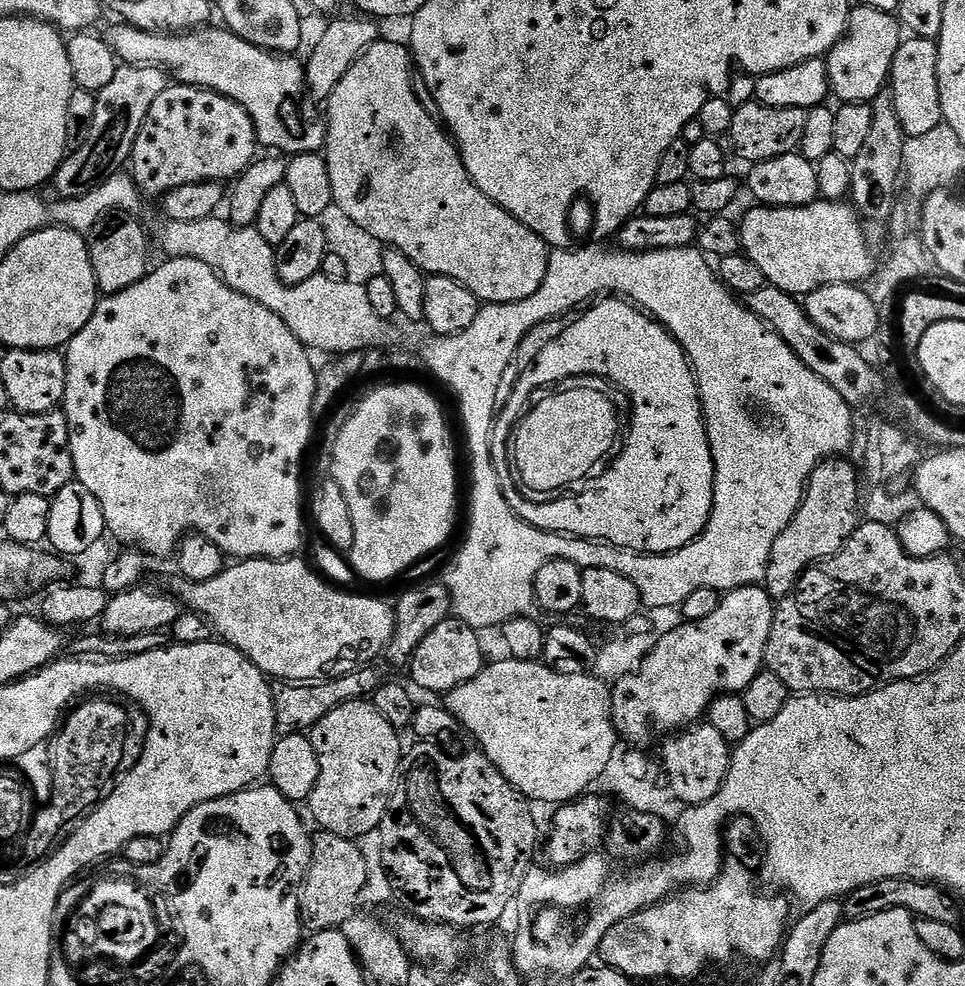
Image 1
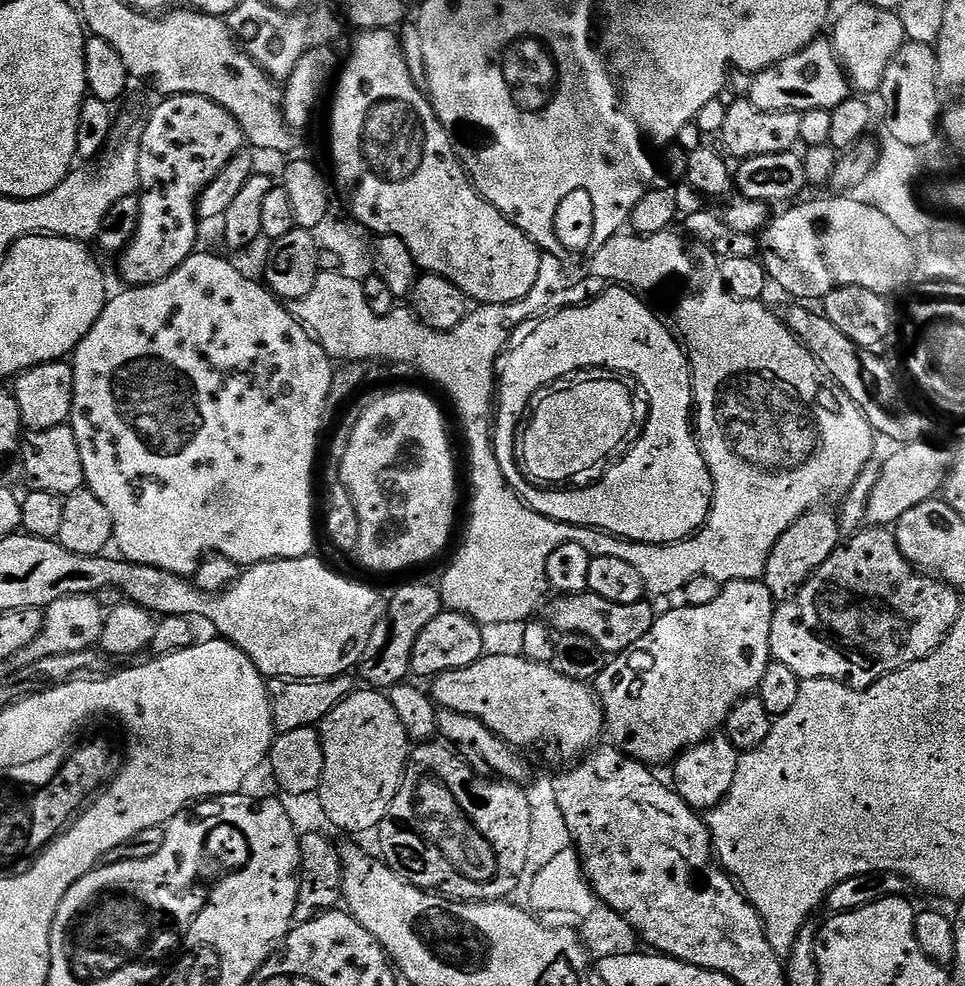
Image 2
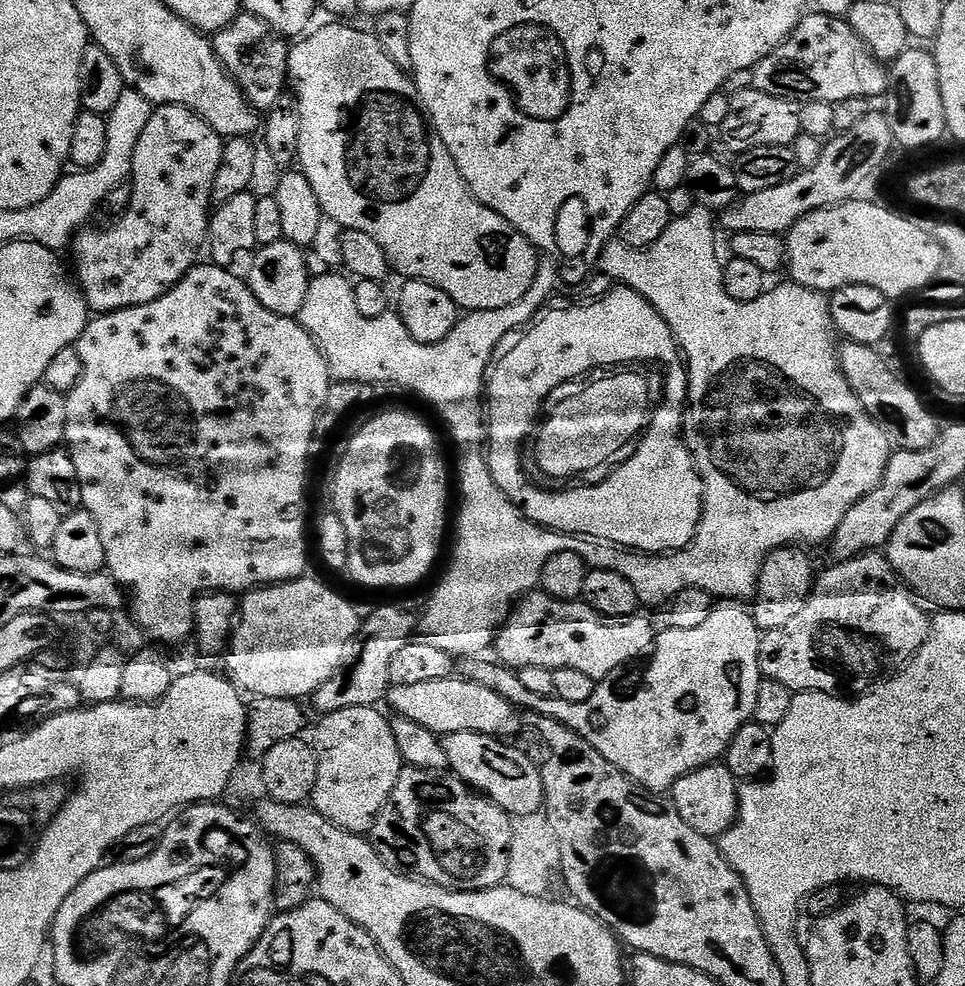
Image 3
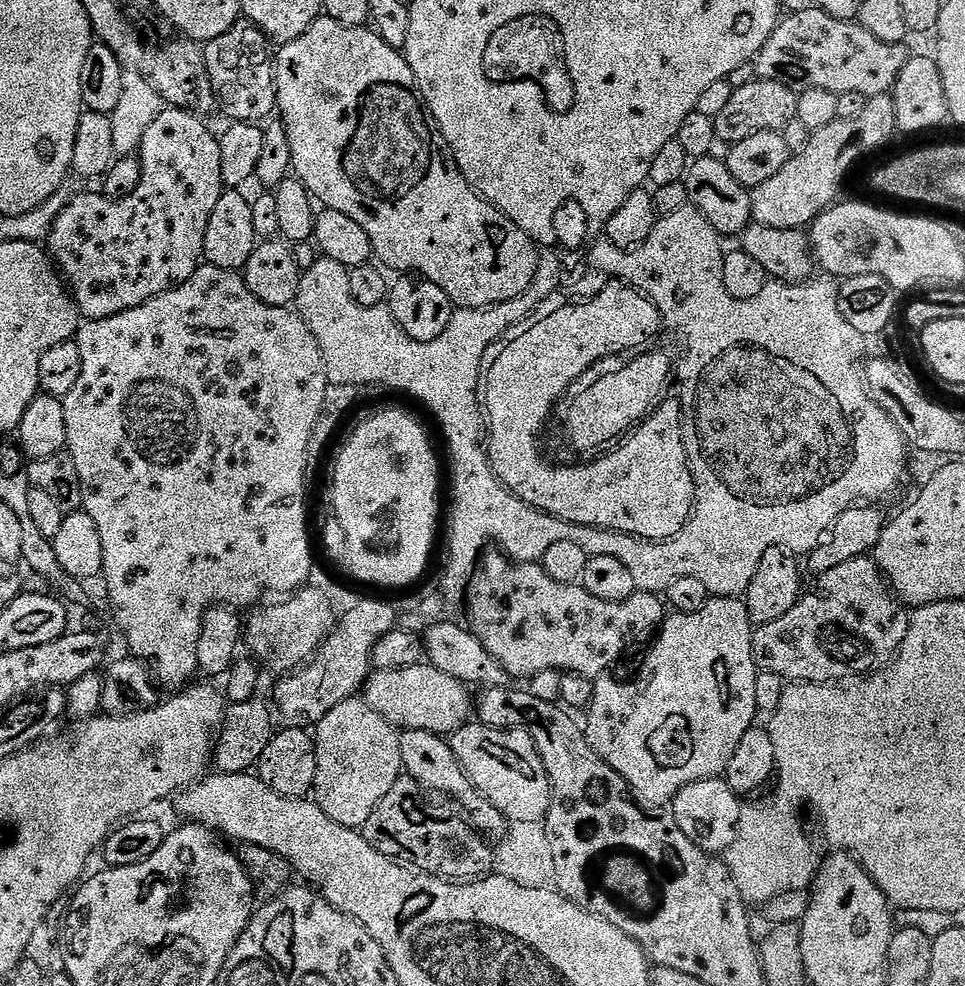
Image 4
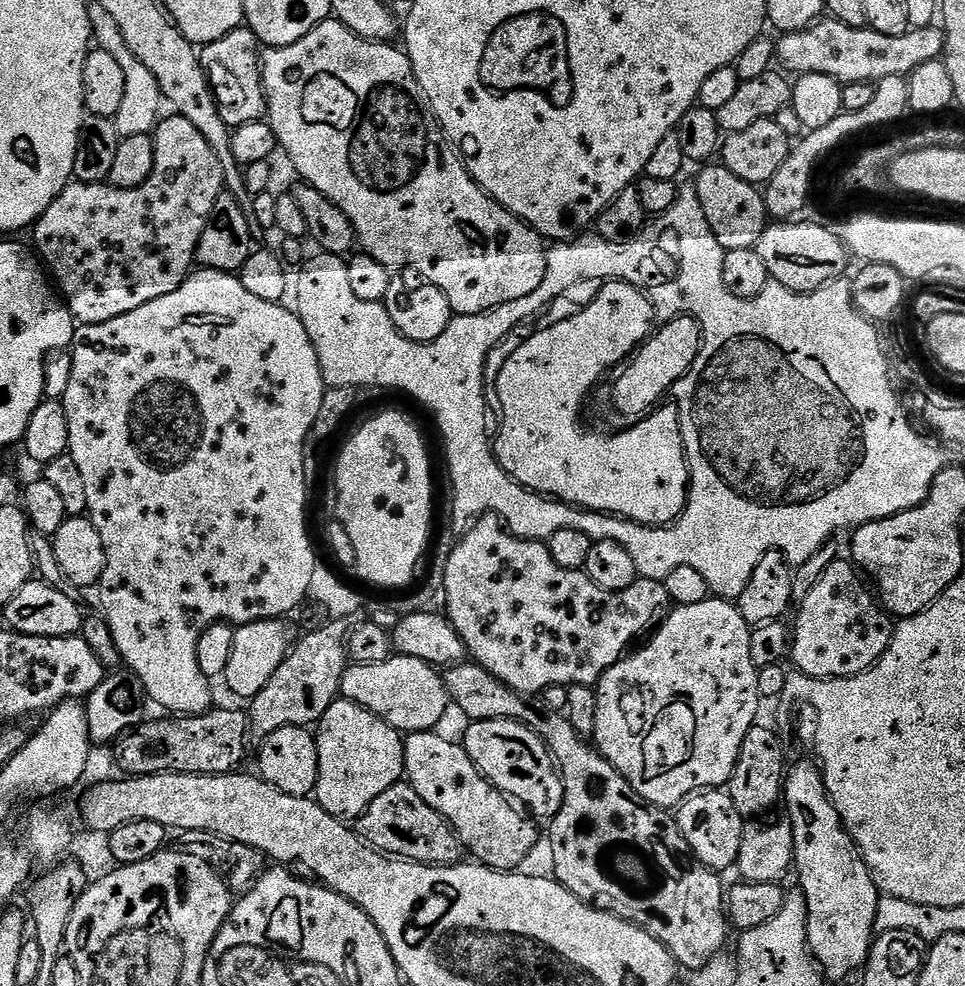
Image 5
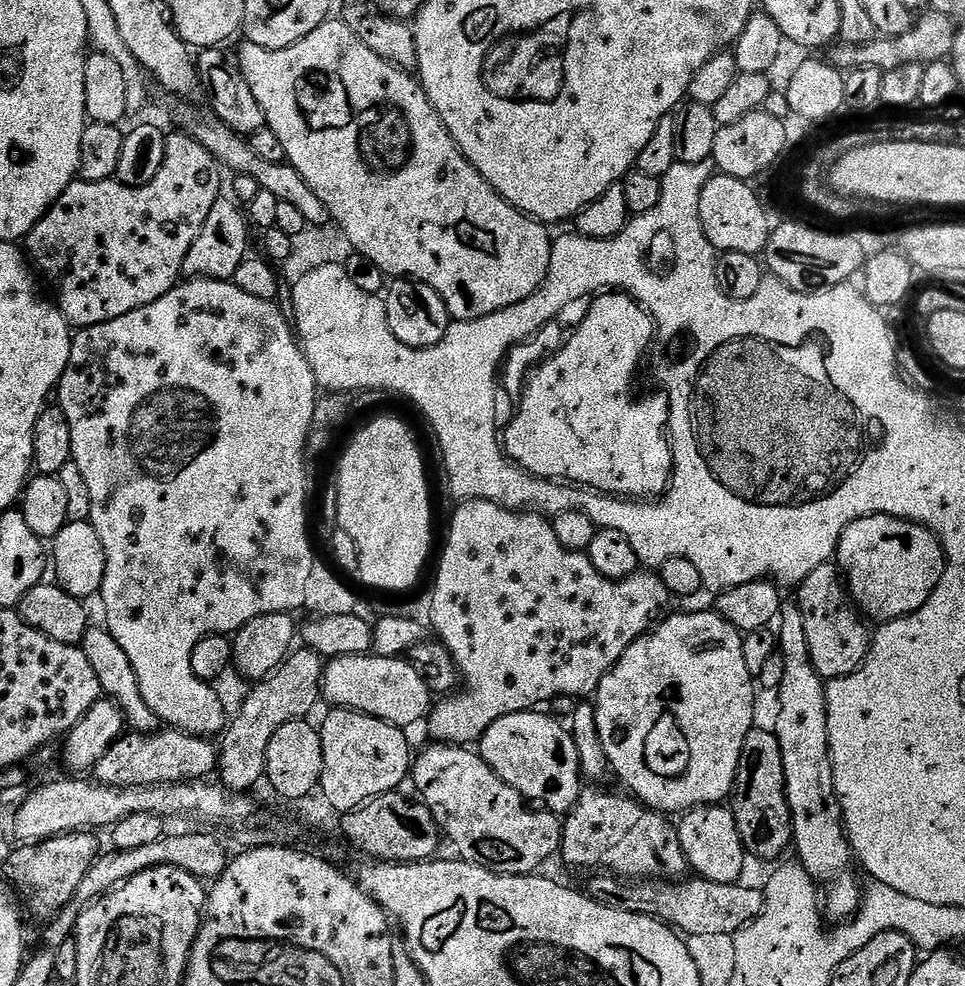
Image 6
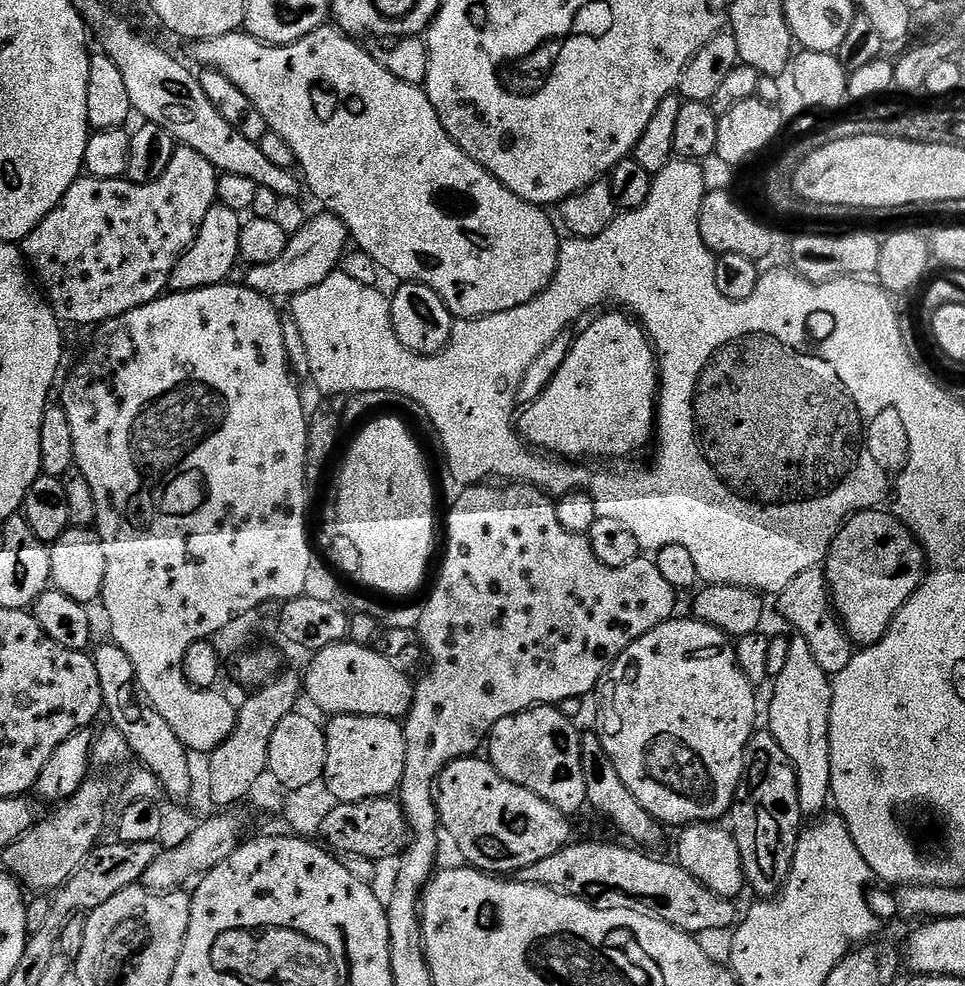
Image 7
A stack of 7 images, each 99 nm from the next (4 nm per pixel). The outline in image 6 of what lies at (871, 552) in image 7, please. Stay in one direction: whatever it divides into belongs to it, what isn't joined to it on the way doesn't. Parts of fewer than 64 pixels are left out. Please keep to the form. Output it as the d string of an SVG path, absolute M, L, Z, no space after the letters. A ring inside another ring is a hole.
M867 516L846 526L840 545L836 547L835 559L855 607L869 621L875 622L897 620L926 606L926 598L934 594L944 573L944 551L934 533L910 520L899 520L897 516Z

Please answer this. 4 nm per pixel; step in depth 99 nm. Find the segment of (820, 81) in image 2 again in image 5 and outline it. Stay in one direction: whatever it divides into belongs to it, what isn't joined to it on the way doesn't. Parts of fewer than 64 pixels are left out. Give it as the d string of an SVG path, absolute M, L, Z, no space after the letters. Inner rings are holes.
M821 18L808 28L797 32L786 32L775 41L776 60L784 63L789 73L800 76L806 74L826 74L840 85L866 82L875 84L882 78L911 76L918 66L941 59L944 54L944 29L909 28L906 34L878 34L873 28L846 26L831 18Z

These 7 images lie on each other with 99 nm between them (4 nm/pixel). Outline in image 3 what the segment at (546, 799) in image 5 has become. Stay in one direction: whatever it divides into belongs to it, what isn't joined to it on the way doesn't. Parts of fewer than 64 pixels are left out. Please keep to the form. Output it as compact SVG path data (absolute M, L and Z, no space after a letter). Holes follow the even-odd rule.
M457 730L443 737L448 768L469 788L493 800L503 812L513 818L532 816L544 807L544 777L538 764L526 753L495 735Z

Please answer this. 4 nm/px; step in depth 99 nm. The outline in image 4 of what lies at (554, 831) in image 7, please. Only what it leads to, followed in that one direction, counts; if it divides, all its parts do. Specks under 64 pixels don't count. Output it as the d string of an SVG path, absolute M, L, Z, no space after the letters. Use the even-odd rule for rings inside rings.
M410 728L400 732L400 745L402 746L404 772L414 777L421 788L429 793L436 792L432 794L451 798L461 809L464 807L463 811L470 817L472 827L485 837L493 838L492 836L496 836L495 838L500 838L504 836L506 832L504 815L472 785L466 770L462 770L451 743L443 735Z

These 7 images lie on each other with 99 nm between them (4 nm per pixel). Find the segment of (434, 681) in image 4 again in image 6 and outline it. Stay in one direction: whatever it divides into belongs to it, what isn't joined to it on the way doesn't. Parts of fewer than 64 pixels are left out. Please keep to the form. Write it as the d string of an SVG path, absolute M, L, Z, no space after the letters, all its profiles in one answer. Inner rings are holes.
M373 654L366 656L340 656L337 660L327 661L324 665L324 682L322 696L329 700L332 708L348 708L352 712L365 712L374 718L393 724L395 728L411 729L411 724L416 724L429 715L434 704L434 693L426 686L426 682L414 670L414 666L404 658L388 659Z

